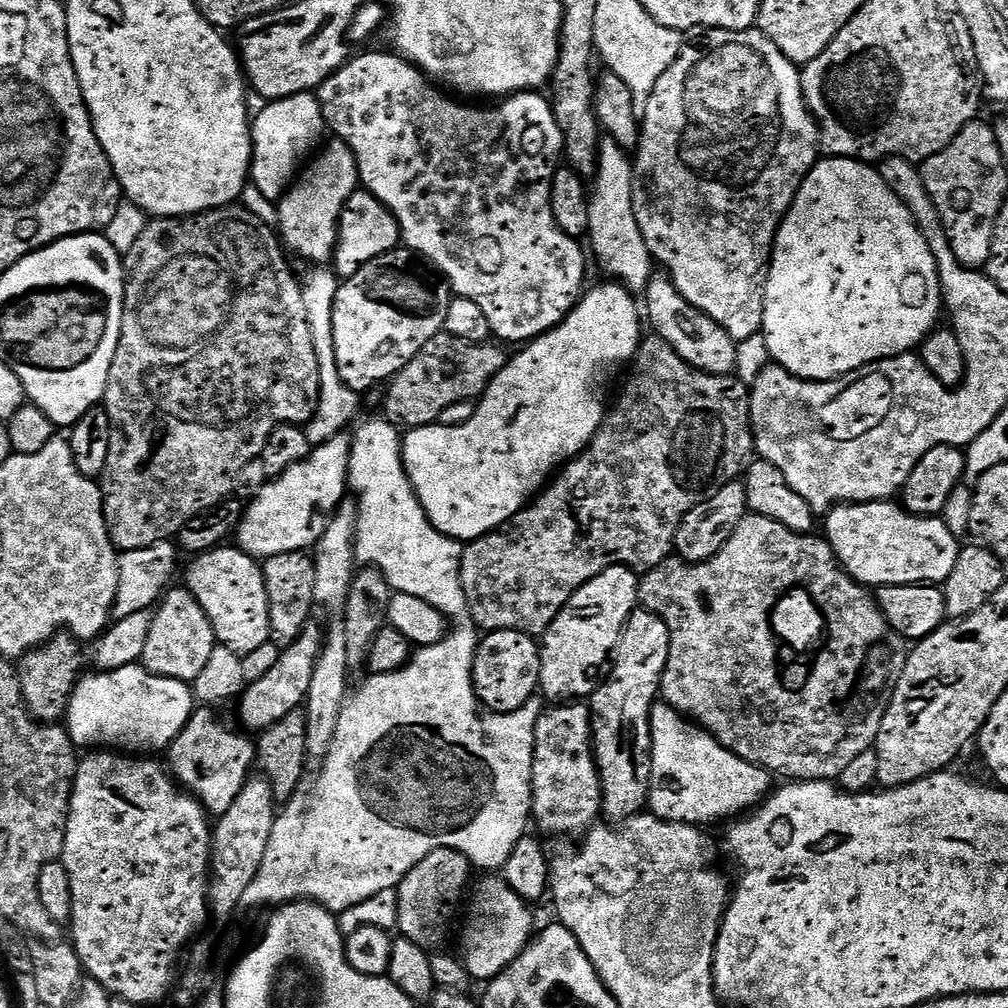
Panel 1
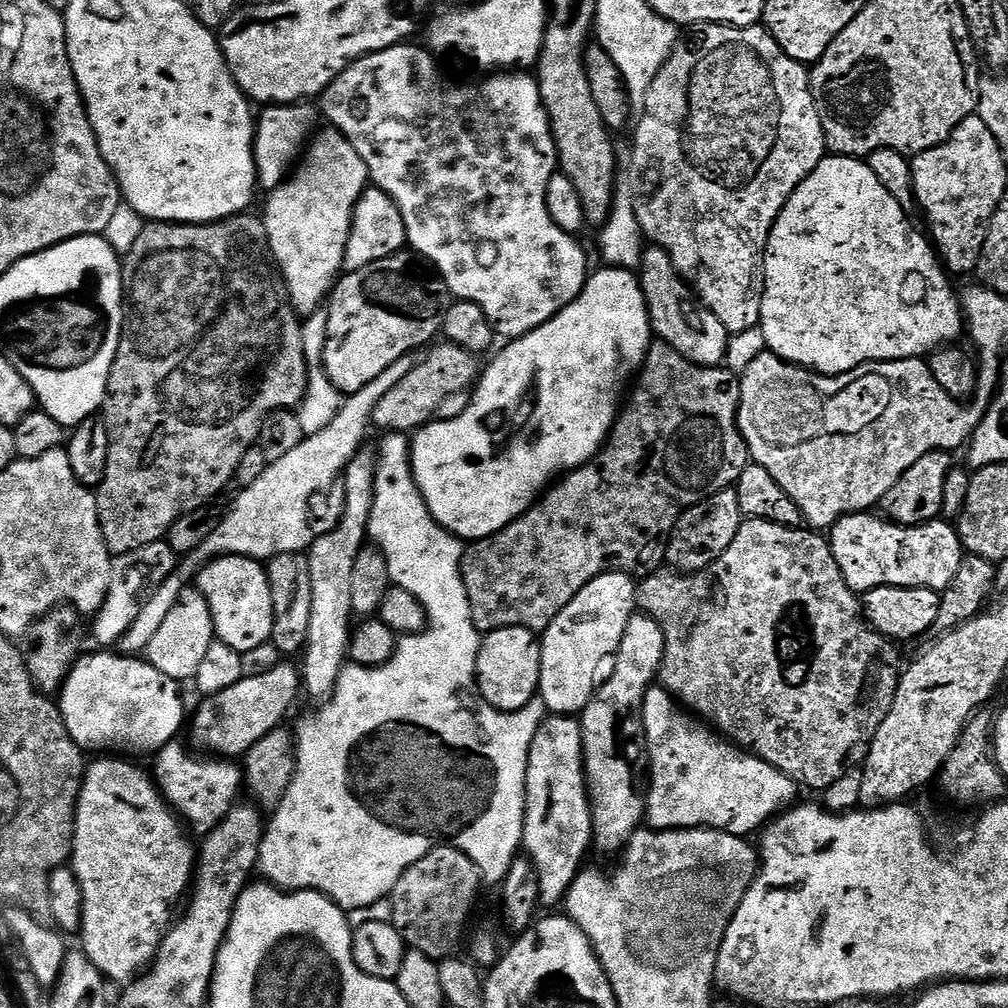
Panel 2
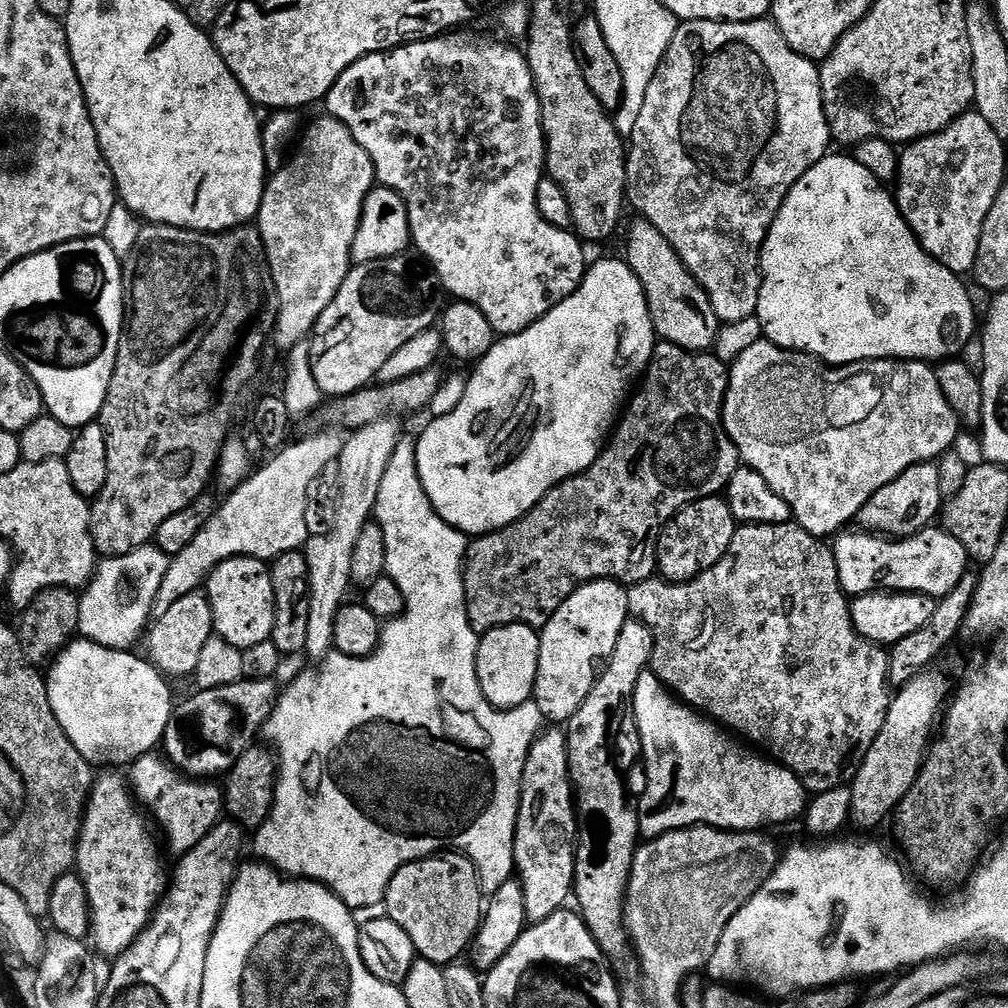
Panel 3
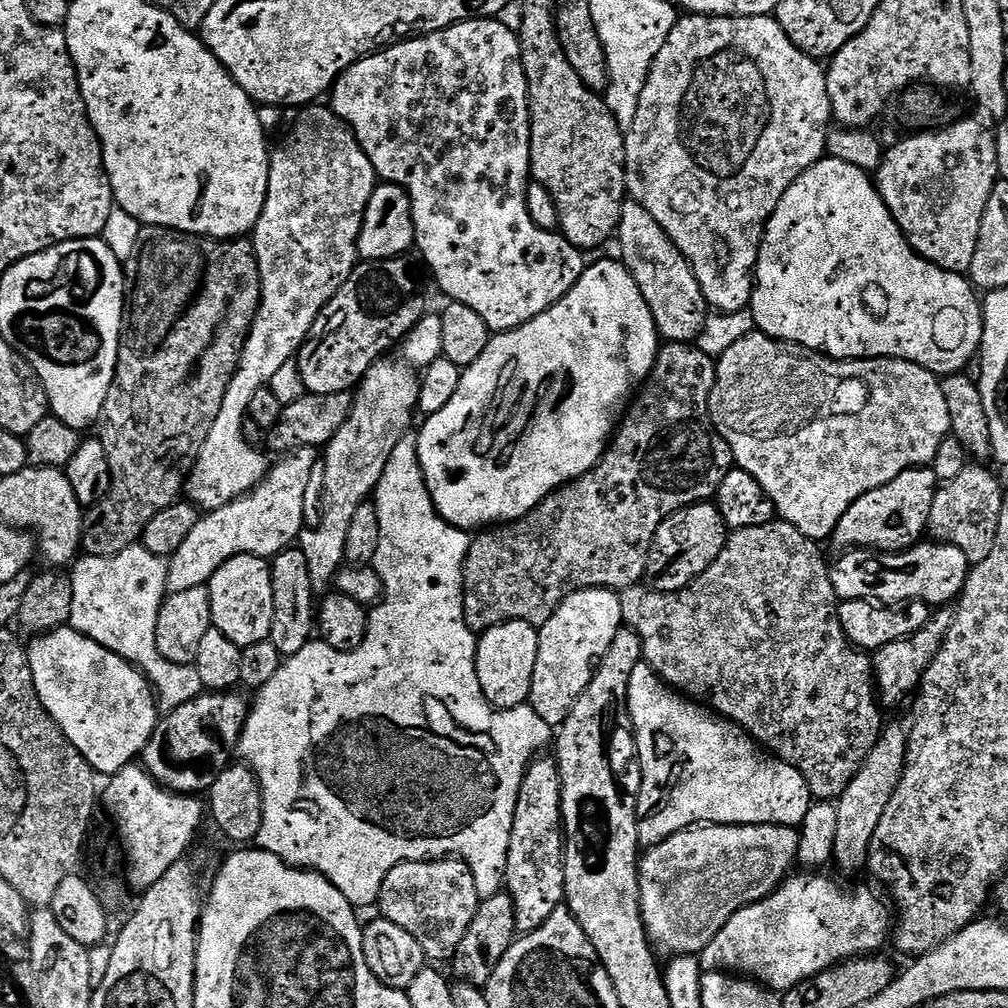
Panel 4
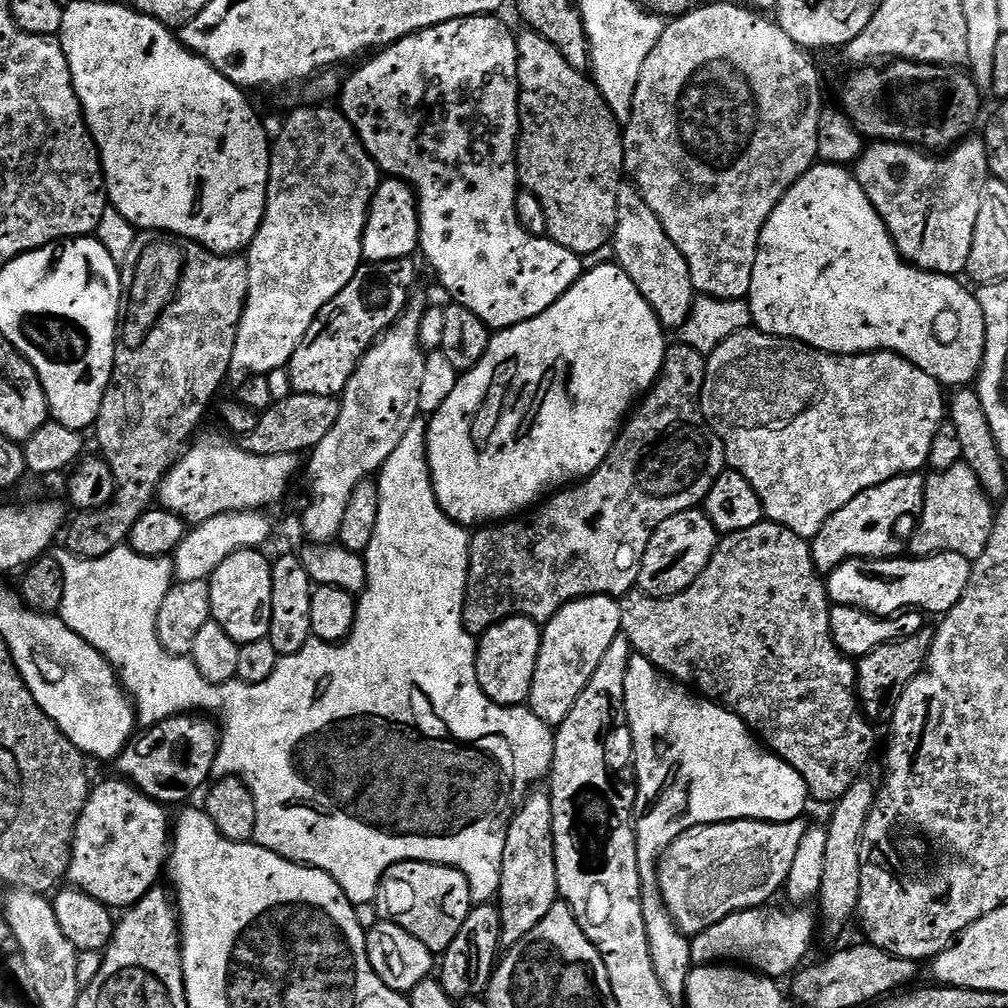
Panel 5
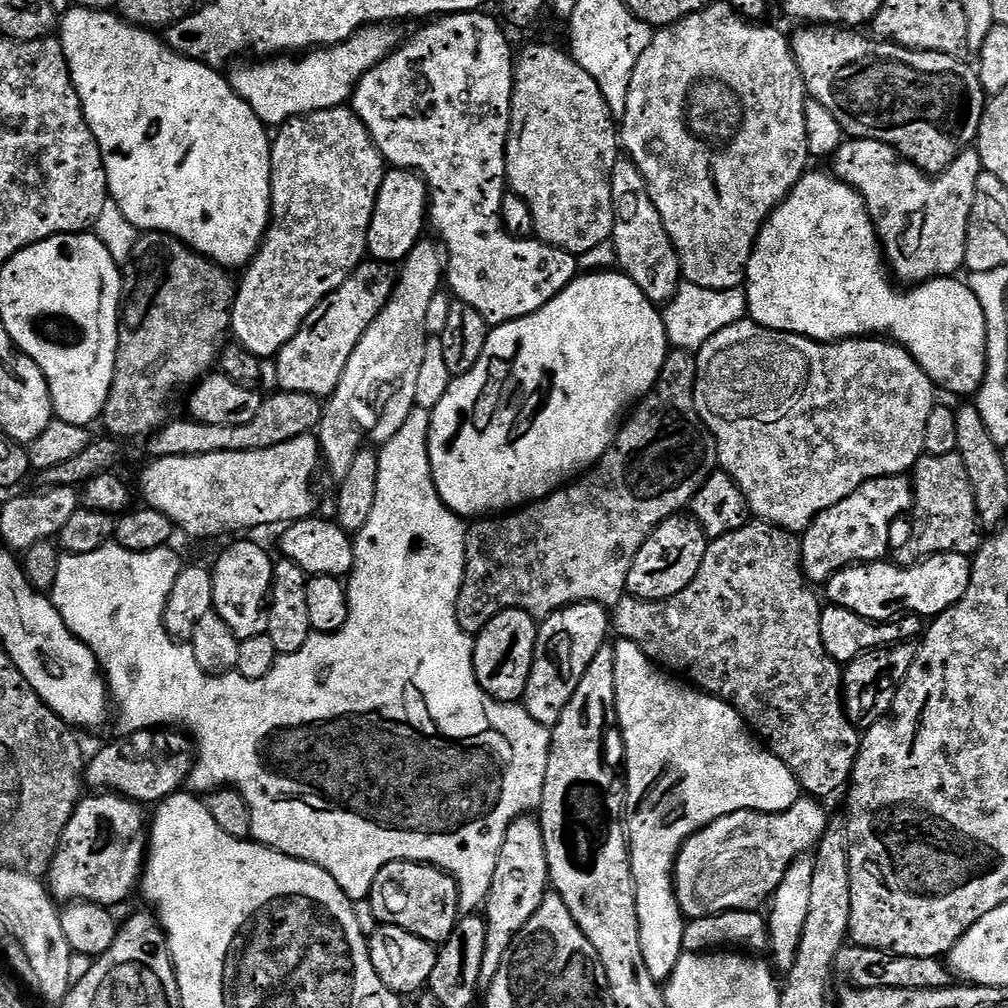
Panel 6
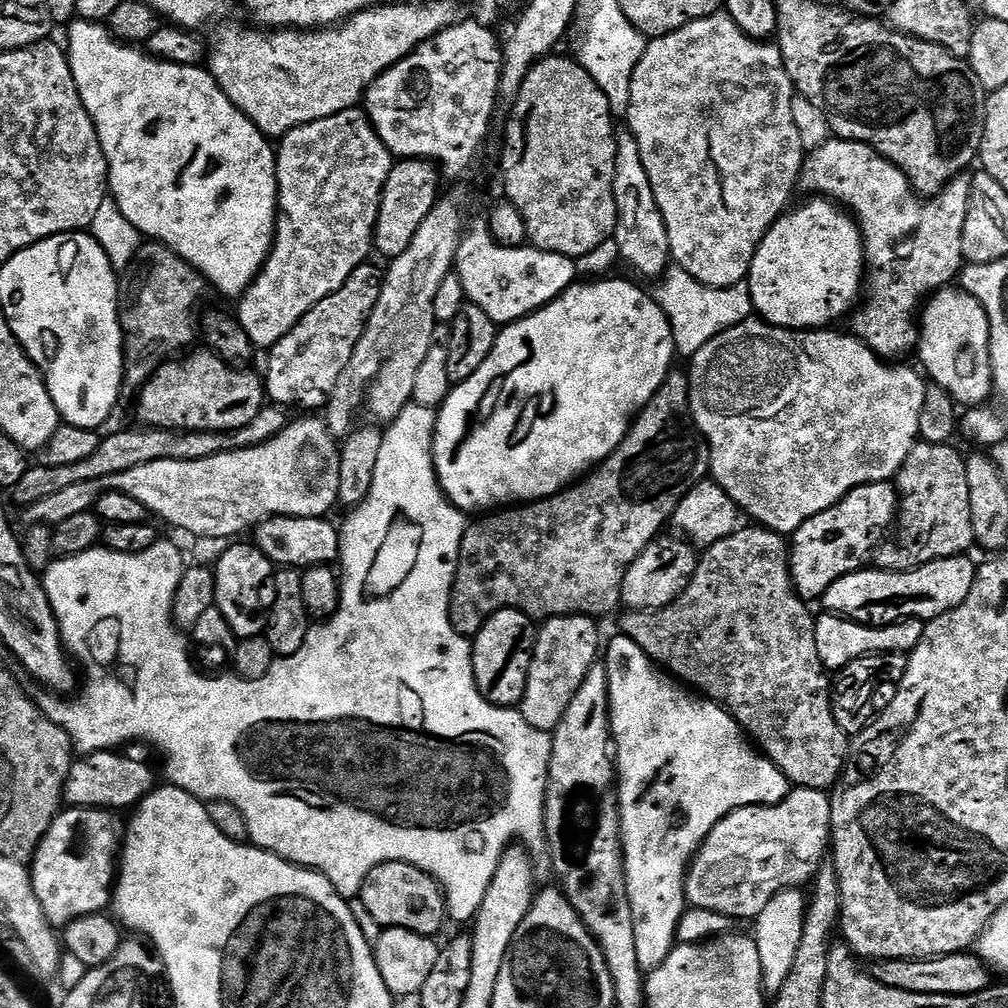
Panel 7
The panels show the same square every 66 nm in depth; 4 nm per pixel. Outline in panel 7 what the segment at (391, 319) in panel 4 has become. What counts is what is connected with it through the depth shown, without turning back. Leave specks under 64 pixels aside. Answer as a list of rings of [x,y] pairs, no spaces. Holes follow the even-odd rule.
[[[372,263],[359,264],[354,270],[354,274],[350,274],[350,278],[346,278],[346,282],[337,292],[322,298],[322,302],[318,302],[318,306],[311,308],[297,322],[294,330],[290,330],[290,334],[282,337],[273,348],[267,349],[268,369],[262,372],[262,379],[267,399],[273,405],[283,406],[288,410],[293,410],[292,408],[323,409],[327,405],[329,398],[334,394],[334,386],[338,386],[338,378],[342,378],[342,370],[346,370],[346,366],[362,338],[364,327],[368,325],[370,314],[378,302],[378,294],[382,294],[384,272],[378,265]]]

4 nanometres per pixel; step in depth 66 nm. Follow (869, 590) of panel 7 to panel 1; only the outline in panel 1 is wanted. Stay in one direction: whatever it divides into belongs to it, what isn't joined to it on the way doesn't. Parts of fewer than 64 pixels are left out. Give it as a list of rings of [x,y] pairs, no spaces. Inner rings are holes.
[[[871,500],[869,504],[837,504],[827,513],[823,535],[834,550],[836,561],[853,580],[872,590],[891,584],[943,585],[954,570],[961,541],[946,530],[943,519],[916,516],[892,500]]]

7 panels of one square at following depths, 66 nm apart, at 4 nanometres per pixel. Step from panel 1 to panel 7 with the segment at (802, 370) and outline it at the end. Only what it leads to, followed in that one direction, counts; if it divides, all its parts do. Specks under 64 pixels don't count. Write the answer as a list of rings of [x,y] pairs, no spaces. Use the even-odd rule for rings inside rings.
[[[808,198],[801,208],[795,208],[785,211],[780,219],[775,220],[772,229],[762,238],[746,283],[755,315],[759,319],[779,328],[824,330],[835,325],[832,323],[844,315],[845,319],[861,299],[860,287],[863,289],[866,284],[864,233],[855,219],[835,200]],[[949,286],[941,288],[923,305],[922,319],[918,324],[920,330],[918,353],[920,352],[920,360],[924,363],[925,369],[923,368],[923,371],[926,373],[927,379],[935,387],[948,393],[960,406],[983,405],[987,401],[984,399],[987,396],[989,399],[994,392],[989,337],[984,334],[979,336],[976,333],[976,310],[978,312],[978,303],[971,294],[964,291],[960,286]]]

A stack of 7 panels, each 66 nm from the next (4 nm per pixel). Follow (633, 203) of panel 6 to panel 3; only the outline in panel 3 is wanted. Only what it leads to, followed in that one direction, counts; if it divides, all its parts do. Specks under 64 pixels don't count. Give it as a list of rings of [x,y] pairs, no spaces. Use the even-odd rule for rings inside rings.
[[[636,218],[629,226],[626,262],[630,270],[634,270],[638,282],[642,282],[657,337],[663,343],[685,348],[687,352],[707,353],[715,345],[722,325],[702,286],[688,273],[687,266],[674,246],[666,242],[664,235],[649,220]]]

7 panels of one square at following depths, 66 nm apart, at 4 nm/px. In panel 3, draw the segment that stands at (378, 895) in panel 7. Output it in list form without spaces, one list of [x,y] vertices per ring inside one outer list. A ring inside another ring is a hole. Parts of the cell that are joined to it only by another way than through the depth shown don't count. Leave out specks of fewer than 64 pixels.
[[[437,854],[402,866],[398,874],[390,878],[383,907],[388,908],[387,919],[398,922],[398,926],[410,934],[410,942],[414,942],[417,957],[443,966],[457,963],[463,957],[460,955],[463,952],[465,955],[471,949],[472,940],[480,929],[480,920],[484,917],[486,896],[480,891],[480,873],[476,871],[476,864],[470,857],[463,854]]]

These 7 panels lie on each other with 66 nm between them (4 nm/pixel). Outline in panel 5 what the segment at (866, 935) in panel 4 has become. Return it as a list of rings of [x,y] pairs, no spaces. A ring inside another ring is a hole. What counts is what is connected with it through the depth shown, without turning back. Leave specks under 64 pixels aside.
[[[765,906],[762,908],[747,908],[745,912],[731,912],[726,918],[722,918],[722,922],[718,922],[714,926],[710,926],[706,930],[702,930],[698,935],[691,937],[690,943],[692,946],[692,962],[693,965],[699,966],[702,964],[715,964],[717,962],[743,962],[749,969],[755,970],[762,976],[767,976],[769,978],[781,978],[780,976],[787,977],[789,974],[795,973],[797,969],[805,963],[804,955],[808,952],[808,947],[812,944],[812,935],[815,934],[816,928],[818,932],[818,924],[814,919],[812,921],[812,916],[808,912],[800,912],[804,910],[792,910],[796,912],[775,912],[772,906]]]

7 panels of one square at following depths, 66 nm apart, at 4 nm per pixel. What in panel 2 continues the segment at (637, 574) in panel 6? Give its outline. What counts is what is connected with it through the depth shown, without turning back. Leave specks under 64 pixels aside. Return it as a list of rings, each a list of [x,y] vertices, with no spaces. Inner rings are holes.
[[[735,487],[722,490],[680,515],[676,528],[668,538],[666,560],[675,571],[681,574],[700,572],[710,566],[734,542],[734,534],[738,534],[742,523],[738,494]],[[672,563],[672,564],[671,564]]]

